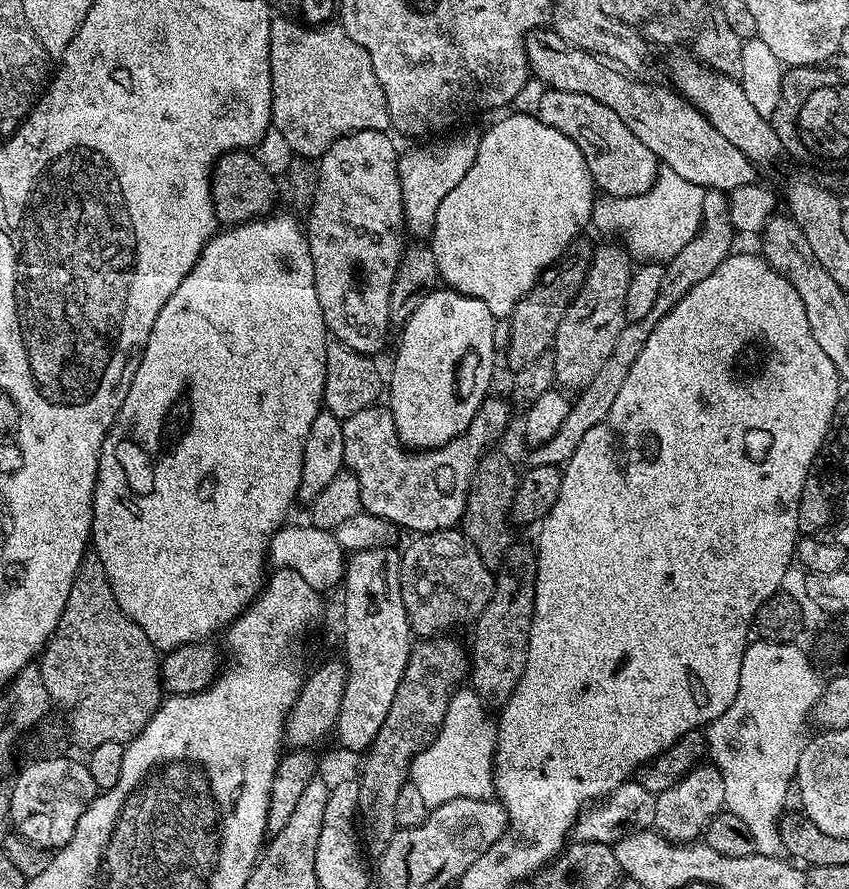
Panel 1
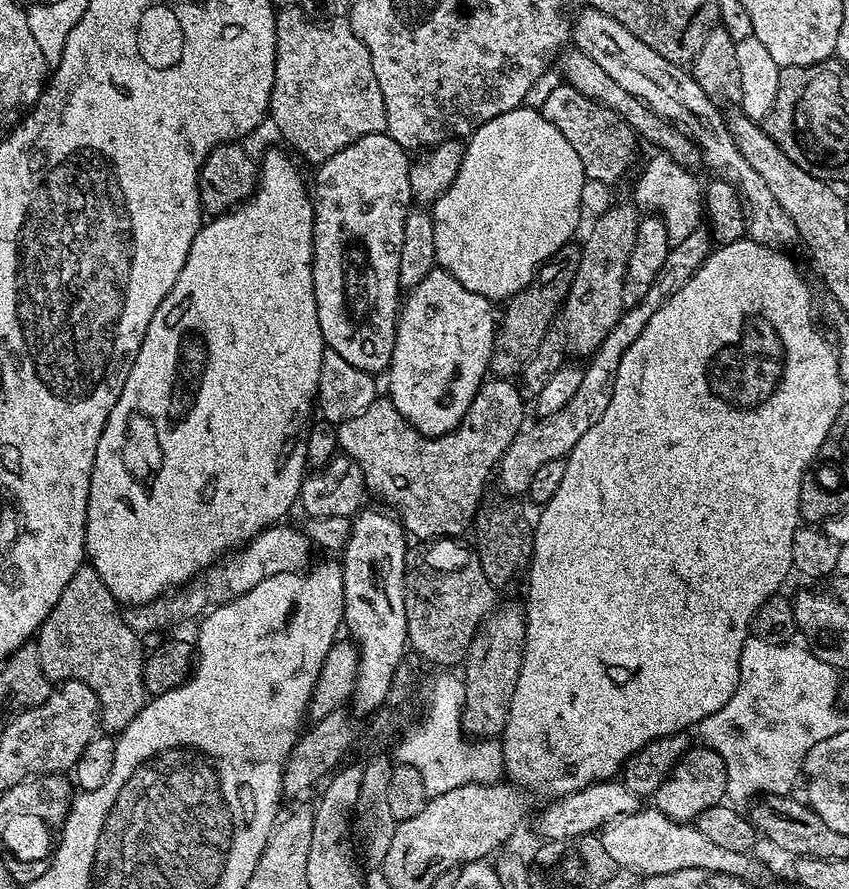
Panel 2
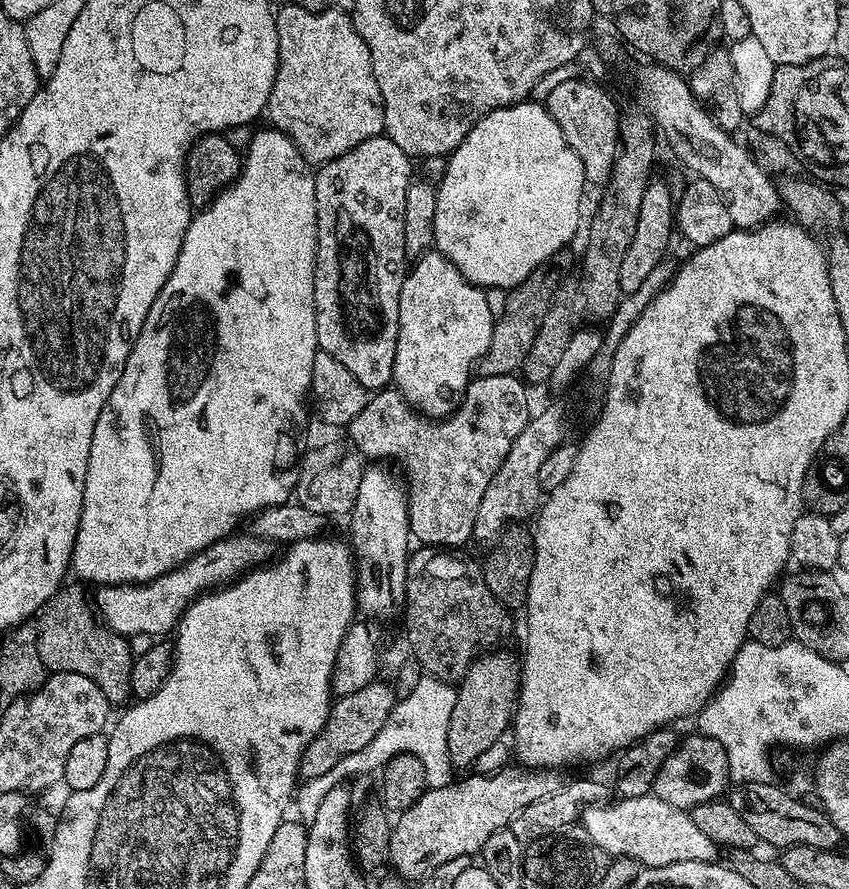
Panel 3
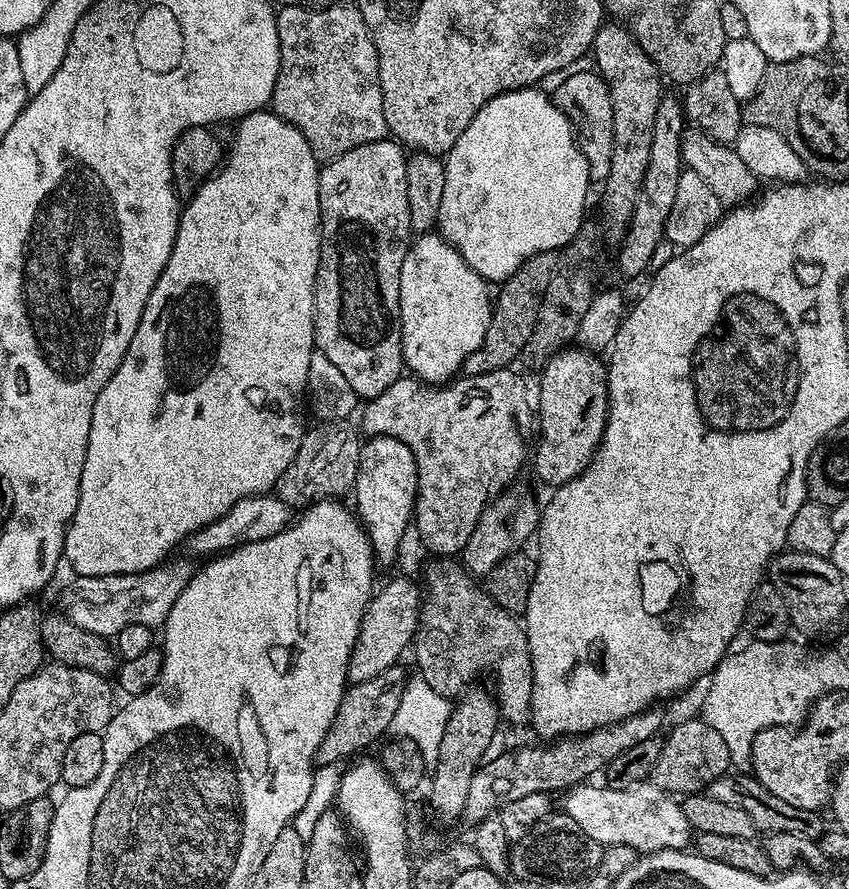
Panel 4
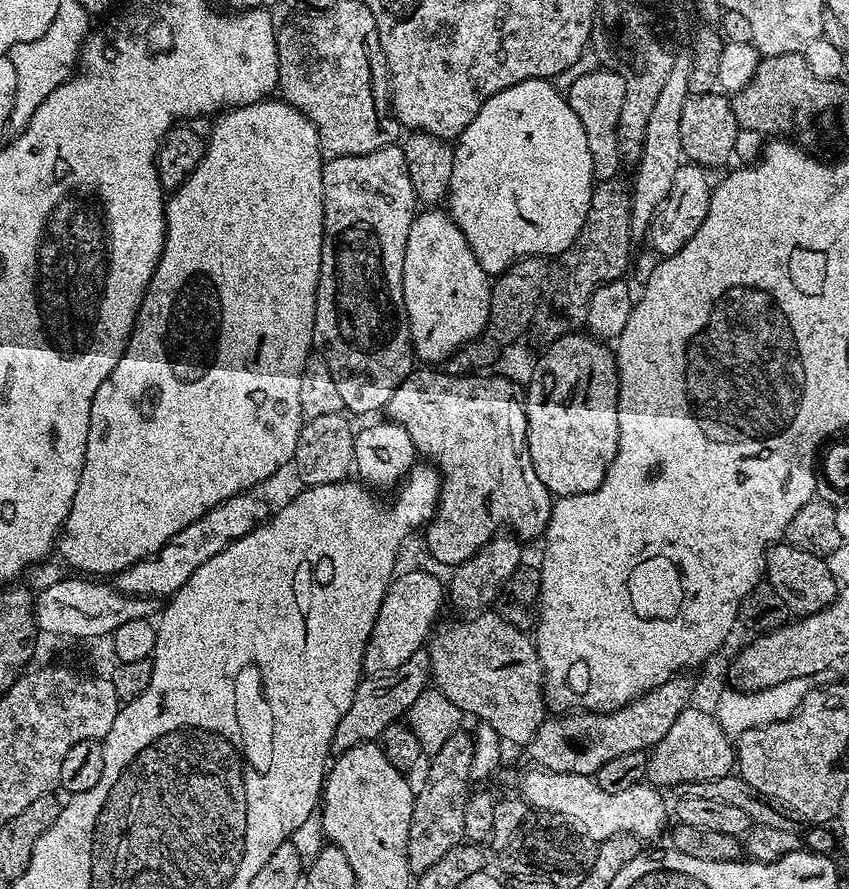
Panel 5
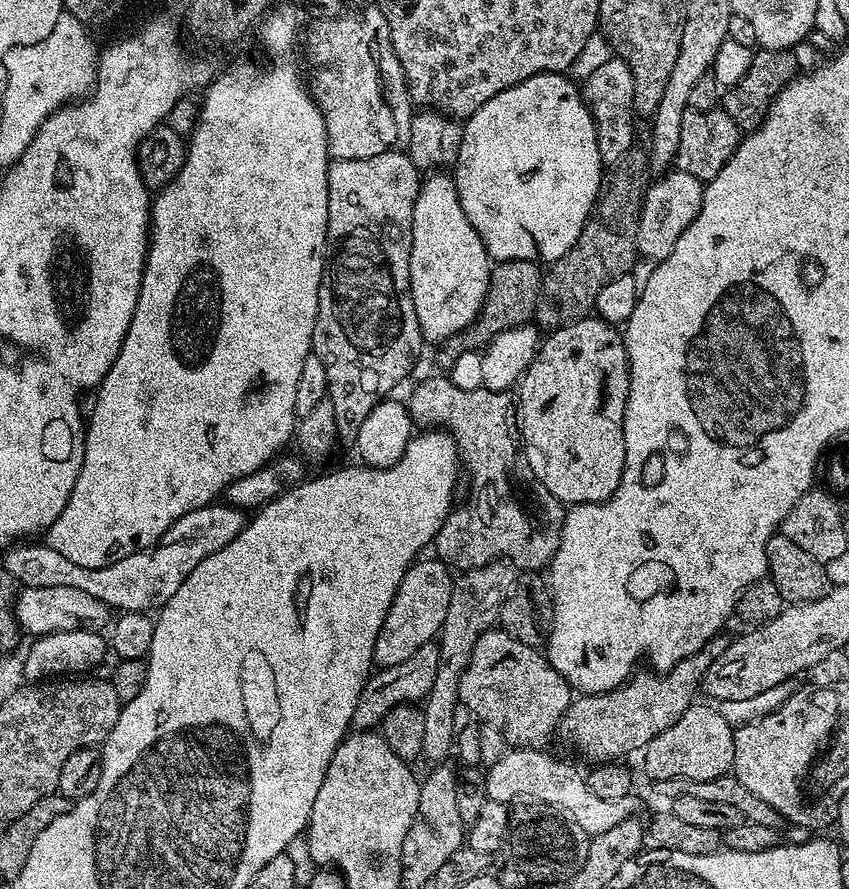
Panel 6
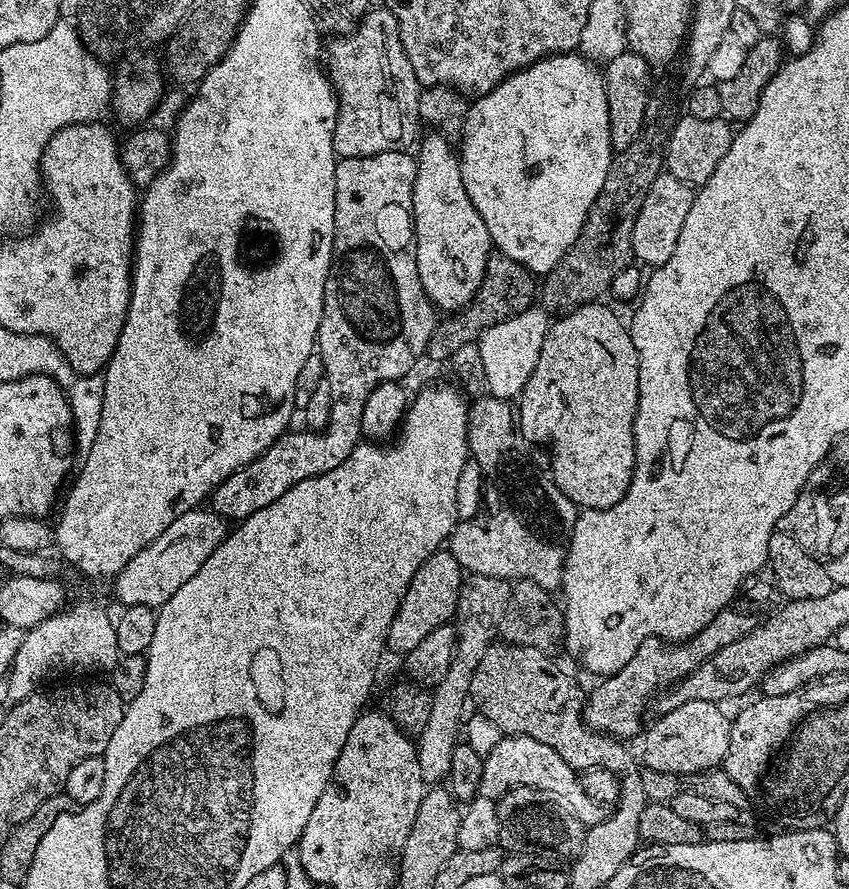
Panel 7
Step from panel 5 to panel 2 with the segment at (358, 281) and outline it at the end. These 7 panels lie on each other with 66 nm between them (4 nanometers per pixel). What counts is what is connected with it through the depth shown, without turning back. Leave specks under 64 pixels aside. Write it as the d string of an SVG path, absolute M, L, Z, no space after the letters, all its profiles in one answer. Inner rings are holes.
M379 132L378 134L366 134L362 138L358 138L354 142L350 142L350 146L346 146L342 150L338 150L338 154L334 154L325 164L319 165L315 169L316 185L313 183L310 188L310 195L312 198L312 213L314 214L314 230L312 231L312 281L314 282L314 302L318 310L318 326L322 330L322 338L326 348L340 355L341 358L346 358L351 366L356 366L358 370L366 371L371 374L383 373L387 369L388 364L392 360L394 354L394 342L396 341L396 322L402 307L402 289L400 286L400 279L398 278L398 262L402 259L402 238L406 230L406 214L409 208L413 207L414 197L412 195L412 187L410 186L410 170L412 165L410 163L409 153L402 146L398 146L398 142L394 142L394 138L390 138L387 132Z

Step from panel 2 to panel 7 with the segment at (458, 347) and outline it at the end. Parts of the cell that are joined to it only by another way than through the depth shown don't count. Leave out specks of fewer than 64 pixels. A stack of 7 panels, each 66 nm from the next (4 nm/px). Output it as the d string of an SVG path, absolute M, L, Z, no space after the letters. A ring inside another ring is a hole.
M432 130L429 136L419 141L420 153L415 153L416 177L414 178L414 194L412 195L412 227L416 230L416 265L418 278L422 282L422 290L428 301L441 313L451 314L464 309L472 301L472 295L482 286L482 278L486 270L486 262L493 255L494 245L486 230L486 222L482 222L482 214L474 210L474 202L470 202L470 194L466 194L466 186L462 186L462 170L460 158L455 147L450 145L449 137Z

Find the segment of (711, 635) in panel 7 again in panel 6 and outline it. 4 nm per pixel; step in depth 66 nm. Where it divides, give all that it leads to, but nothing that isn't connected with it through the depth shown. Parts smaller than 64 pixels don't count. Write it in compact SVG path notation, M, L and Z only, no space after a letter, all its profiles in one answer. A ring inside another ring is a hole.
M721 634L698 654L690 654L682 662L678 662L669 672L657 674L655 671L637 671L627 682L608 692L580 694L573 699L560 719L558 725L561 733L565 732L572 740L580 740L580 752L589 756L592 762L612 762L624 758L627 752L642 750L662 730L674 726L678 718L697 699L696 688L704 683L704 676L714 666L714 662L728 649L729 637Z

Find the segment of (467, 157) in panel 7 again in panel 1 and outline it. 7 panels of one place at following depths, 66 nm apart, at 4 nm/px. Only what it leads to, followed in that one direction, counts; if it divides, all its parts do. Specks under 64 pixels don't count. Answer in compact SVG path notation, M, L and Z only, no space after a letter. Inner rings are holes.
M511 115L502 117L497 124L490 125L485 132L482 132L478 154L474 158L474 166L470 166L470 170L466 170L466 178L462 178L462 182L458 182L458 186L454 186L454 190L450 190L450 194L446 194L446 198L442 198L442 206L438 206L438 214L430 237L430 243L438 262L440 280L456 292L486 302L486 306L490 306L493 316L497 318L511 317L518 302L536 285L544 270L549 268L567 250L570 242L578 239L583 233L580 231L584 227L589 227L594 205L592 175L586 166L582 150L578 150L578 146L574 146L574 142L570 142L570 138L566 138L566 134L546 126L537 115Z

